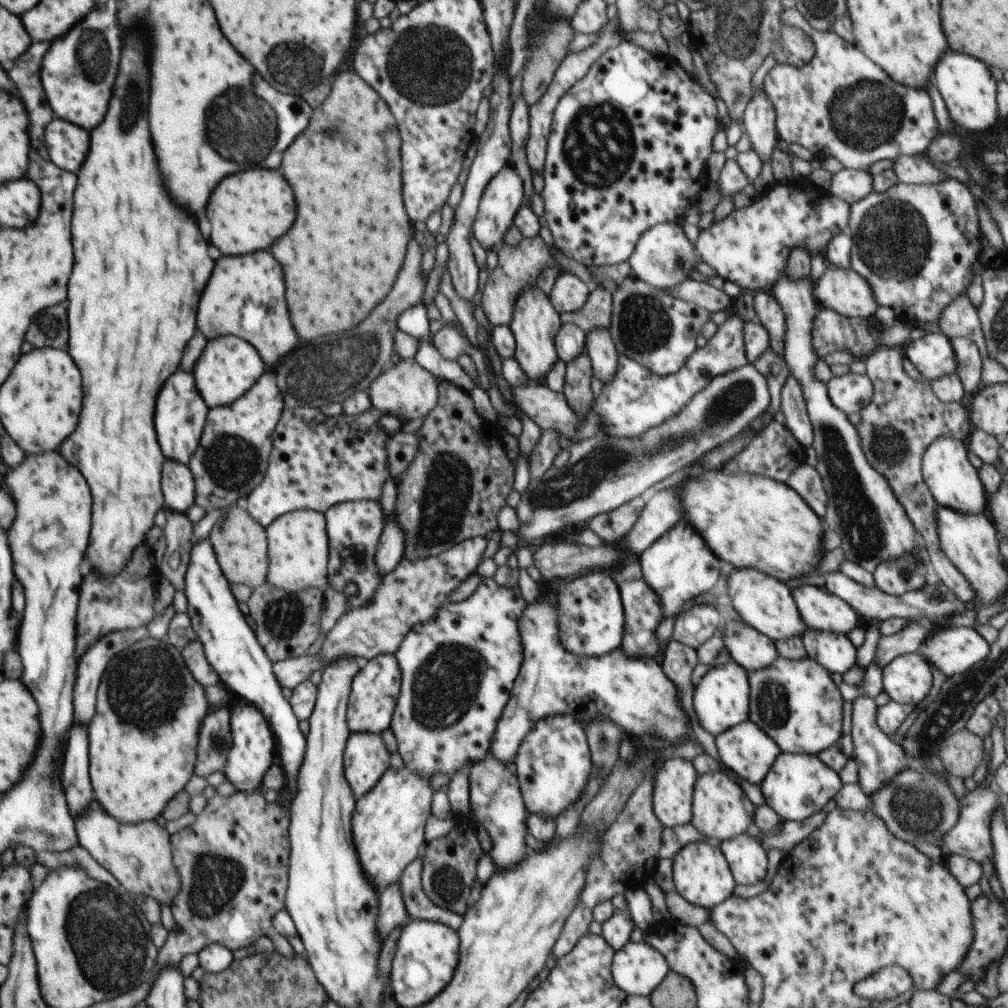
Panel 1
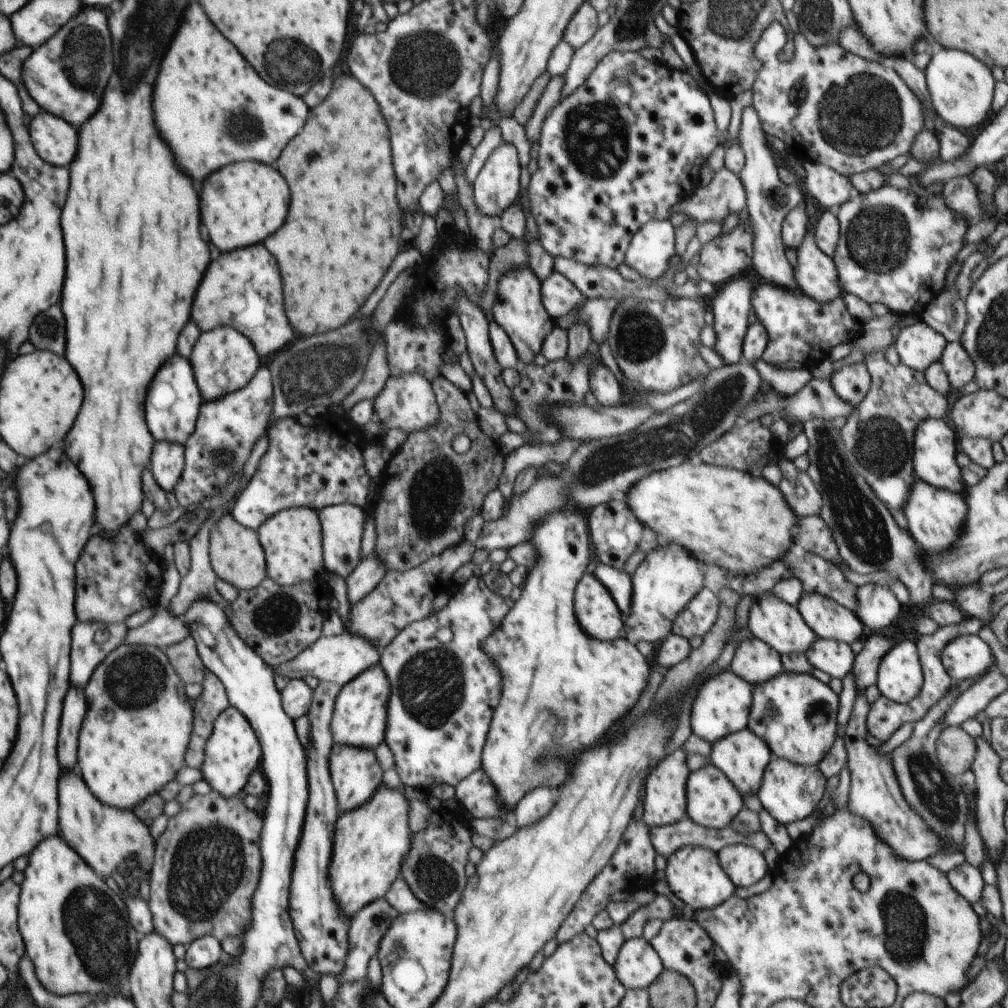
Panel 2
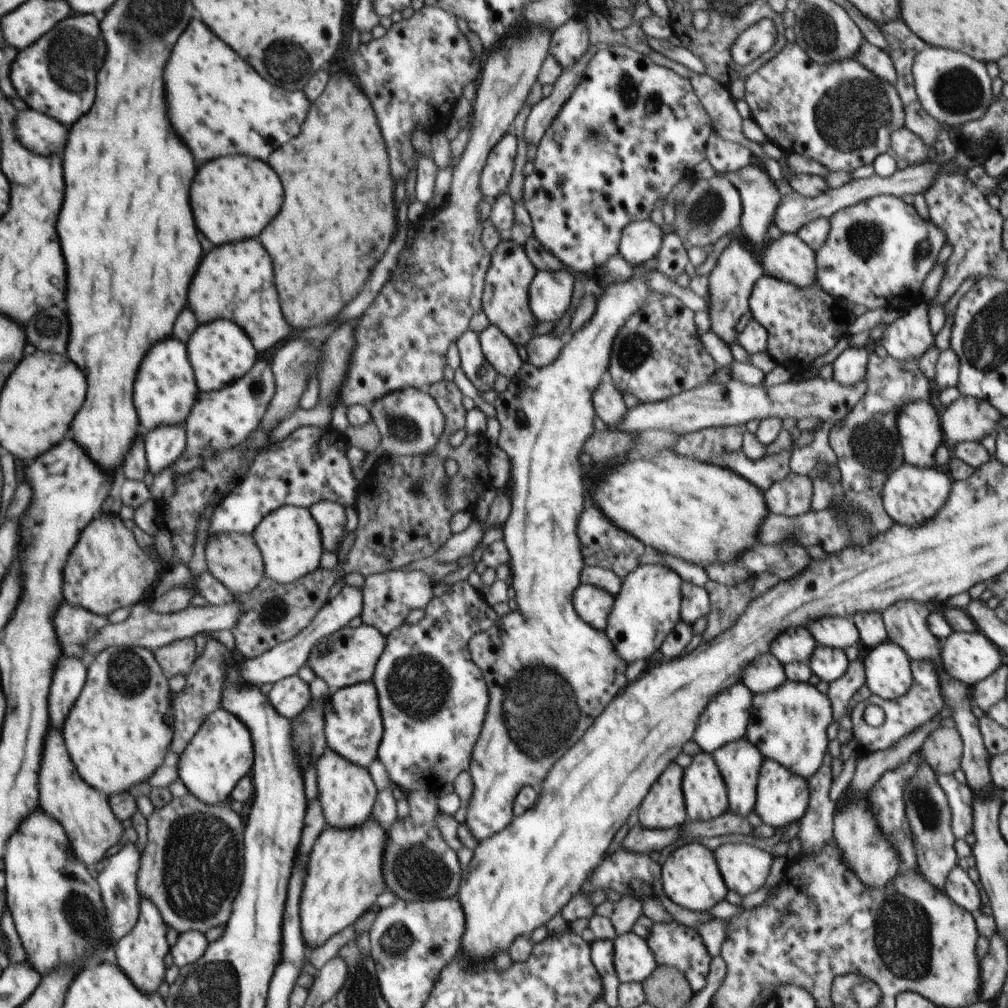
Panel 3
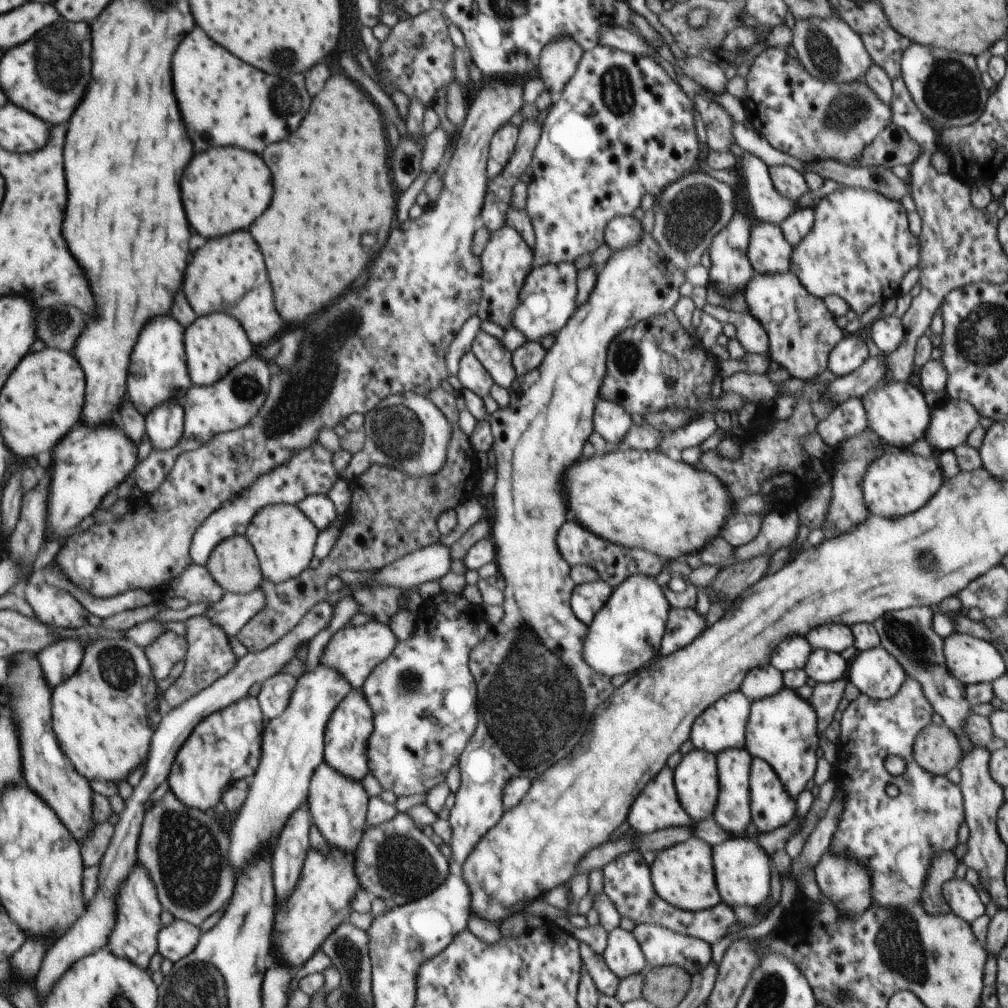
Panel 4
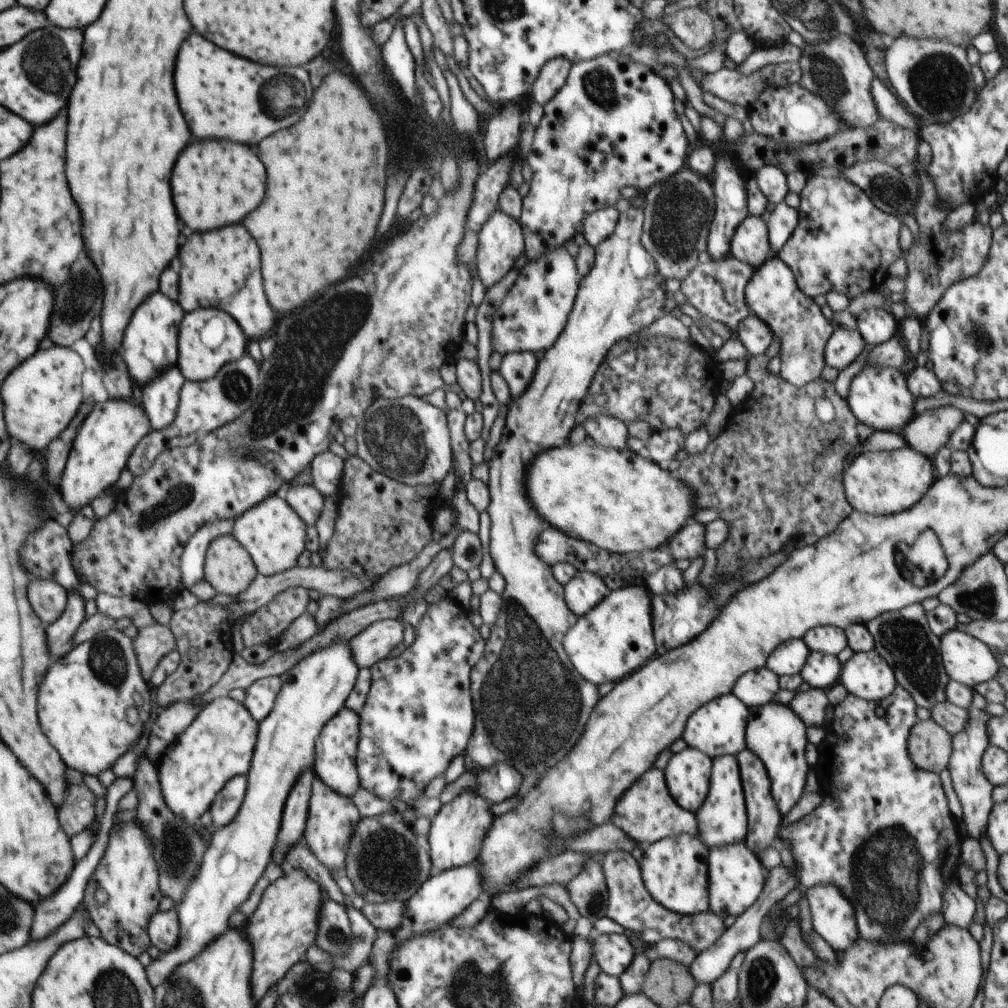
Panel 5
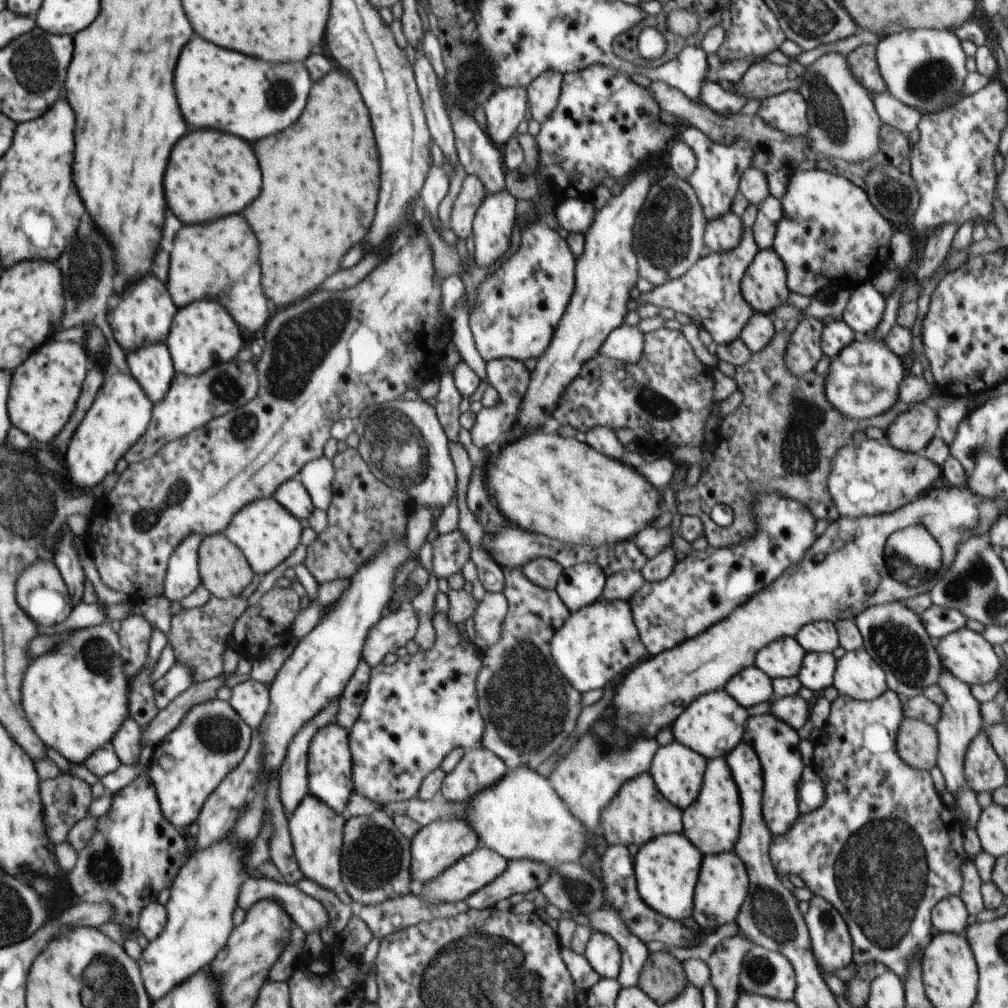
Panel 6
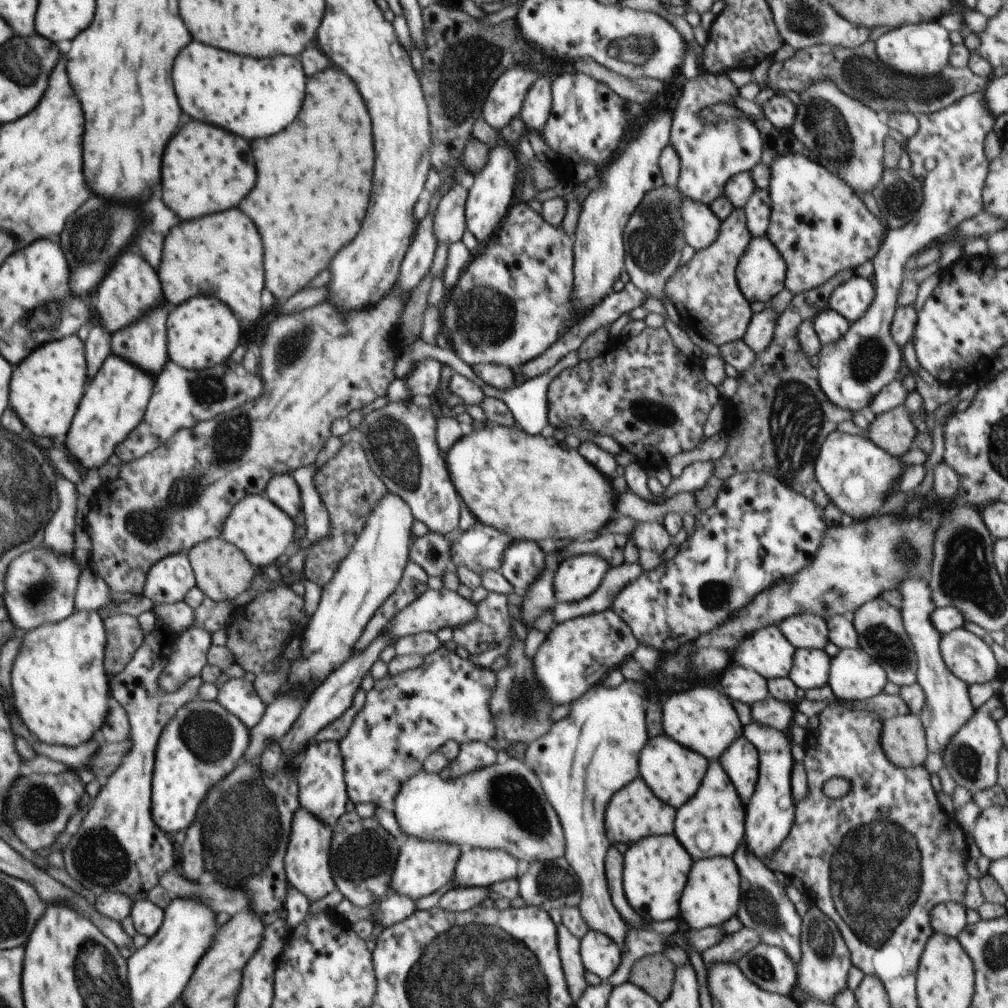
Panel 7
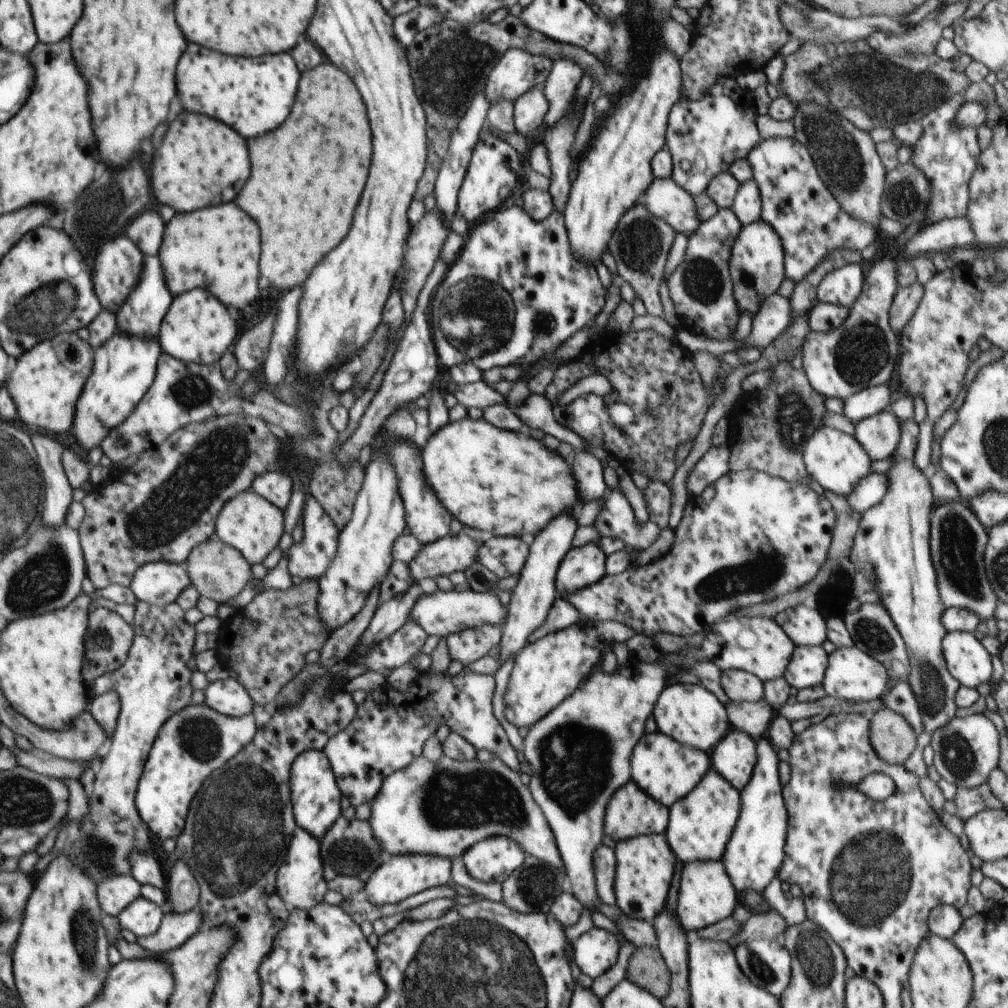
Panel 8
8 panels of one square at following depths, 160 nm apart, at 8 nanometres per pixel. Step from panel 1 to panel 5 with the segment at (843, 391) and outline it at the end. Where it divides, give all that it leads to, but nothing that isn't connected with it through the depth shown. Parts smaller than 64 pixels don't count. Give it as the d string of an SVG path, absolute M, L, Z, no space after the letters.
M846 326L835 329L825 346L825 363L843 371L863 353L866 345L860 331Z

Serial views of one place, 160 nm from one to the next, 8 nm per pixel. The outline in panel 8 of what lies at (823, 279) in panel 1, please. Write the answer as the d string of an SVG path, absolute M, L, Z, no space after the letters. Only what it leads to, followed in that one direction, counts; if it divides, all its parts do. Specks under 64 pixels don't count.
M655 178L640 201L650 214L665 220L687 238L697 231L702 222L695 198L671 178Z

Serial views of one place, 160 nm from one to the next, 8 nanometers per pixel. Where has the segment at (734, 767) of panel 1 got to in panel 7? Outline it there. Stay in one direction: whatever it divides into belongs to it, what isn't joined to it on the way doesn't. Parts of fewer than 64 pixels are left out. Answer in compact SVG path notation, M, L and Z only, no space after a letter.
M710 761L696 794L677 809L673 835L693 861L732 857L744 839L745 805L718 761Z

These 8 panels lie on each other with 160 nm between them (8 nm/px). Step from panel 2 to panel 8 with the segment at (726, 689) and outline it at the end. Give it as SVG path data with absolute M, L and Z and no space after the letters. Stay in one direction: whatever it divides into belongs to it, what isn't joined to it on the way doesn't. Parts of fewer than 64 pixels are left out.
M676 683L662 692L653 714L660 732L671 736L683 745L710 754L713 748L732 729L727 708L707 688L700 685Z

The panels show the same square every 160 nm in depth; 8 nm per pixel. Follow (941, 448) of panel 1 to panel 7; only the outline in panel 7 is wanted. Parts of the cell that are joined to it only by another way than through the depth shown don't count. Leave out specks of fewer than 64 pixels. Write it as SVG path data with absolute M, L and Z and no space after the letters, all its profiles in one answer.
M976 92L964 96L956 103L947 108L929 114L920 114L917 116L919 121L919 130L908 140L906 150L908 152L912 172L920 184L922 184L923 202L916 216L908 223L898 229L890 229L883 238L879 252L872 258L874 264L874 274L870 278L874 286L874 300L860 316L860 320L850 323L848 332L833 344L821 344L818 352L818 366L816 367L816 376L818 384L824 395L839 408L848 411L864 412L872 398L886 386L896 379L896 375L902 366L903 352L900 346L894 342L891 334L891 323L897 308L897 296L906 278L906 262L912 256L918 256L924 250L933 245L944 242L951 237L956 226L964 220L974 218L984 207L982 204L982 192L984 189L984 180L988 176L988 160L984 154L984 140L988 132L993 130L995 118L986 108L984 102L984 93Z

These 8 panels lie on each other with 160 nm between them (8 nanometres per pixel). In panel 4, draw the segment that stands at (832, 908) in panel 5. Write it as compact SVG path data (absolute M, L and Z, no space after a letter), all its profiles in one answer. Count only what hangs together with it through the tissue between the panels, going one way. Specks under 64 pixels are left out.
M826 851L815 864L813 871L820 891L839 908L839 917L853 917L873 904L872 876L868 876L864 864L856 864L856 860L848 858L848 855Z

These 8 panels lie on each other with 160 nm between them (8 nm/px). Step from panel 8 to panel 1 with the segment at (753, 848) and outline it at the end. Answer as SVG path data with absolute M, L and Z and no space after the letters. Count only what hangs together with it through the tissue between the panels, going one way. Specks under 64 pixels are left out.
M778 655L770 666L748 672L749 719L754 721L776 744L782 753L817 755L835 745L843 733L843 698L839 686L820 663L806 657L792 660Z

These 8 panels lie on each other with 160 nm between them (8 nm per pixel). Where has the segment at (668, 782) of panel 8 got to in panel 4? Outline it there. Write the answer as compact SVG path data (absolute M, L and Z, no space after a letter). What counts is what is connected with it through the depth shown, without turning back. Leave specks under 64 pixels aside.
M696 748L686 753L674 770L674 784L679 801L691 819L711 818L719 797L716 755Z

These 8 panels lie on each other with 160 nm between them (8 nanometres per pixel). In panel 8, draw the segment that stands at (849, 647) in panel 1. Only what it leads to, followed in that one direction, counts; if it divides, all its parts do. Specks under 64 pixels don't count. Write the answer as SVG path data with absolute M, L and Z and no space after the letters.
M798 645L791 656L783 677L797 690L822 684L828 666L829 654L820 646Z

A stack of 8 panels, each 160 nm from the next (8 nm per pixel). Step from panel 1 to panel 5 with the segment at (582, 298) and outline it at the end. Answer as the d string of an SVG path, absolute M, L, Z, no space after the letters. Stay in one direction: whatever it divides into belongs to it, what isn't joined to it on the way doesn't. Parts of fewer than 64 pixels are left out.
M559 247L554 251L549 250L548 253L535 261L526 263L521 268L517 280L507 292L504 301L493 316L493 350L504 356L511 352L530 351L534 353L550 348L558 340L560 333L566 326L576 300L581 279L575 258L568 253L565 247Z

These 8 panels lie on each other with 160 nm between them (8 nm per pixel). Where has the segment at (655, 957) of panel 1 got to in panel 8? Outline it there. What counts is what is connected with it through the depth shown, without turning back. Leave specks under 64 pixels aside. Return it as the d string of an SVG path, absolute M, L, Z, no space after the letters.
M593 927L572 943L575 963L582 974L599 977L616 964L619 940L601 927Z

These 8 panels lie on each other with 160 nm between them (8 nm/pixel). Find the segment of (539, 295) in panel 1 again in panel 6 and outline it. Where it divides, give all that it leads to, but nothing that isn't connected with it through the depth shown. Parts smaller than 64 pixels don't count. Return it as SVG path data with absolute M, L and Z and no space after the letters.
M487 192L474 217L475 264L492 266L508 252L516 224L517 200L508 192Z

